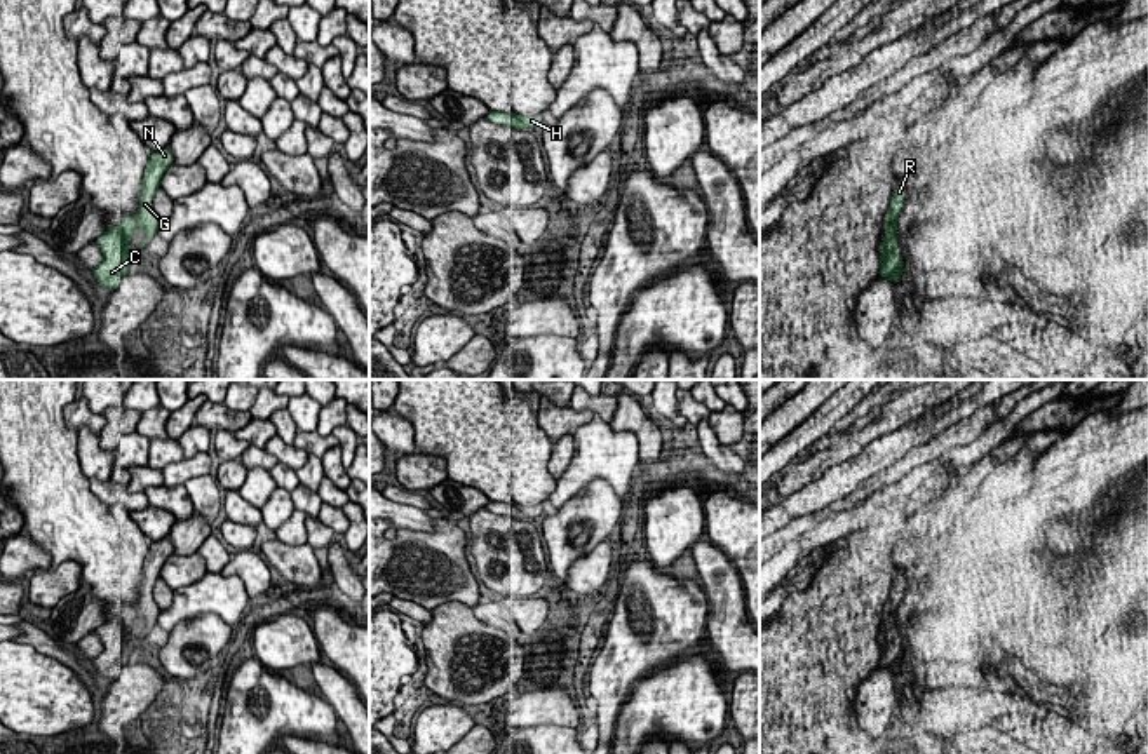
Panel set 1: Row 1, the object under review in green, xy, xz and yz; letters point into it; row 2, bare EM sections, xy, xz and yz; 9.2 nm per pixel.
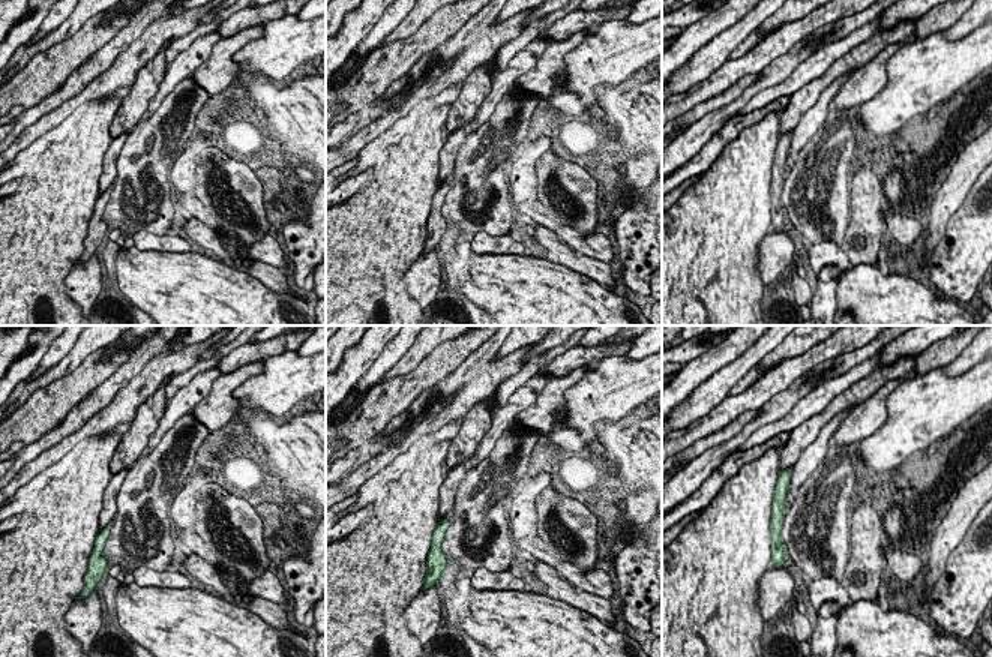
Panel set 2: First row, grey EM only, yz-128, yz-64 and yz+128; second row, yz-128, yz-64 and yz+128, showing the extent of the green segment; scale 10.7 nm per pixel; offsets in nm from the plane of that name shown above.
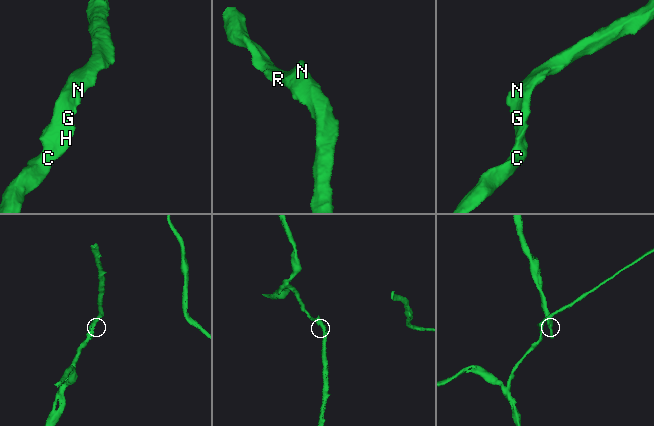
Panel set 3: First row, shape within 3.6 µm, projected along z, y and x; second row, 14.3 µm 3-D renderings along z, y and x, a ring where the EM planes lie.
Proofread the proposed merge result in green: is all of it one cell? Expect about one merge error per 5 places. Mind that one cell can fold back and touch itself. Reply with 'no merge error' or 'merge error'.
no merge error

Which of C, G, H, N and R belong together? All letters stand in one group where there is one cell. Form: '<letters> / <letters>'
C G H N R

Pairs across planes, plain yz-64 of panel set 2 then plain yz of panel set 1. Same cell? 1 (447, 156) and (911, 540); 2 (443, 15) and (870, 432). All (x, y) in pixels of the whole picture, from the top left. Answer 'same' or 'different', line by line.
1: same
2: same

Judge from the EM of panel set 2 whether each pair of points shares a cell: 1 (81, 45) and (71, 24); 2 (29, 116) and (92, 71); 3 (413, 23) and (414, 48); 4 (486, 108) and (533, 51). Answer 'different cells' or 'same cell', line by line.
1: different cells
2: same cell
3: different cells
4: same cell

